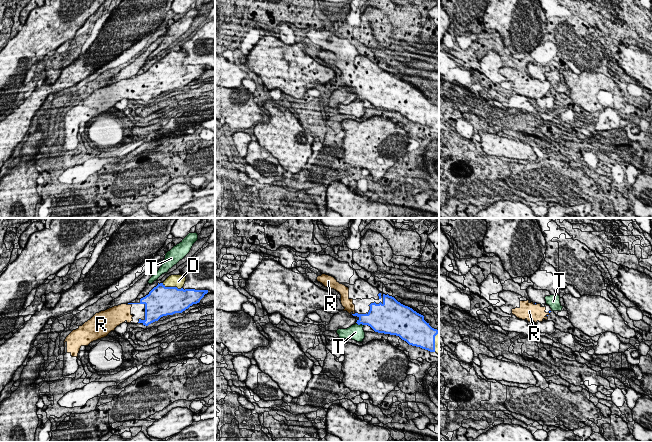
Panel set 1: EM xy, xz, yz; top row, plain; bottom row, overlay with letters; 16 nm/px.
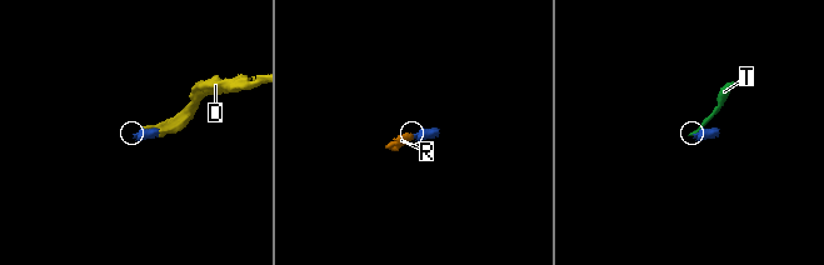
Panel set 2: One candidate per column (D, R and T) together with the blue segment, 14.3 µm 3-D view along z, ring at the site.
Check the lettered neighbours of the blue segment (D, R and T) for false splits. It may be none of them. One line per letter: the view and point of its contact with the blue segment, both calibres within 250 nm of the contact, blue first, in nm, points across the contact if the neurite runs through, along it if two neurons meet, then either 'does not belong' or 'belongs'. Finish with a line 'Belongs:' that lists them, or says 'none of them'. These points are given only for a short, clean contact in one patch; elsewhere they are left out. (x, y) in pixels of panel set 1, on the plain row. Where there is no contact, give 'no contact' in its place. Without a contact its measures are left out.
D: contact xy (172, 63); calibres 440 and 200 nm; belongs
R: contact xz (355, 89); calibres 200 and 170 nm; belongs
T: contact xz (360, 99); calibres 300 and 240 nm; border xz (357, 99), (363, 101); does not belong
Belongs: D, R

